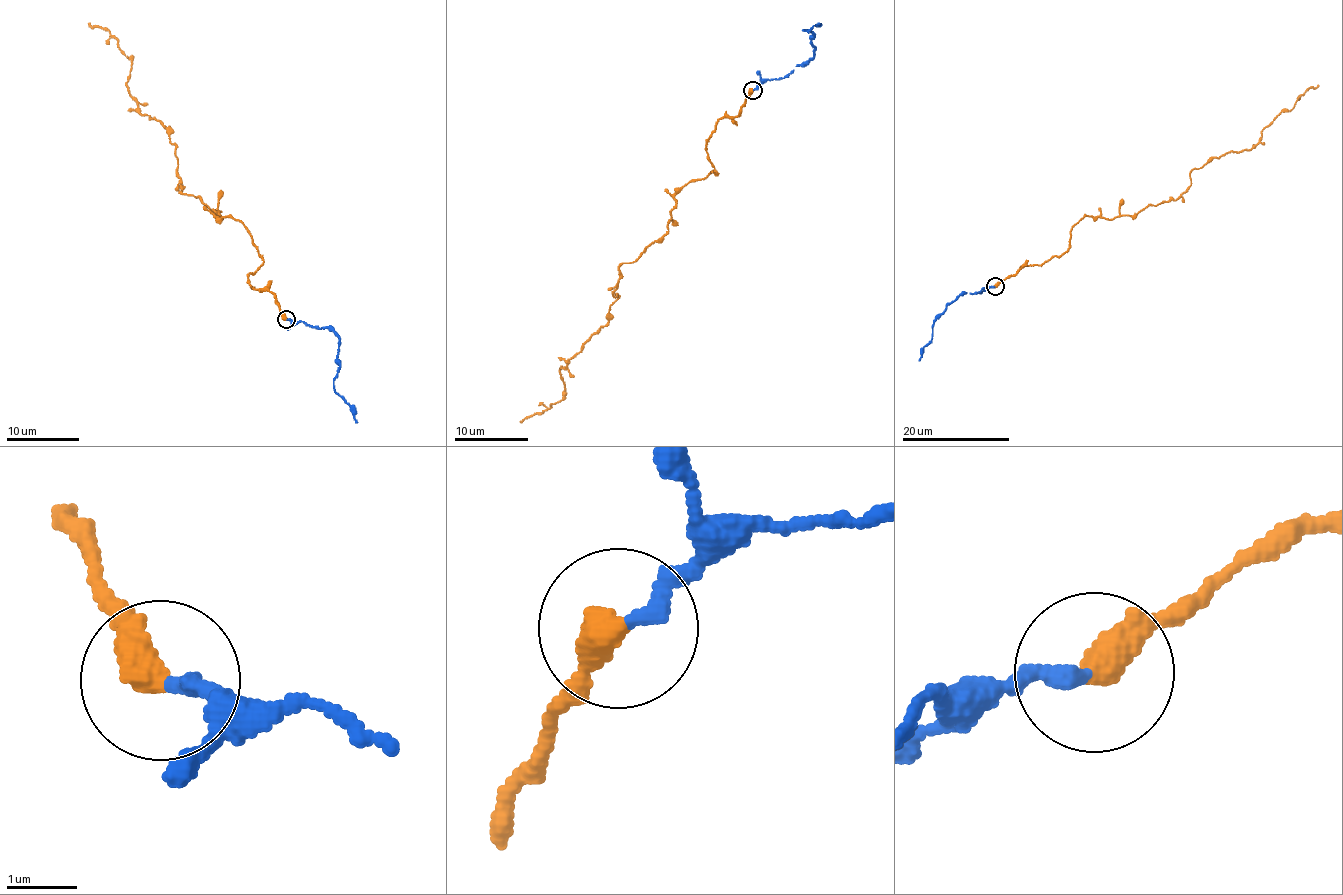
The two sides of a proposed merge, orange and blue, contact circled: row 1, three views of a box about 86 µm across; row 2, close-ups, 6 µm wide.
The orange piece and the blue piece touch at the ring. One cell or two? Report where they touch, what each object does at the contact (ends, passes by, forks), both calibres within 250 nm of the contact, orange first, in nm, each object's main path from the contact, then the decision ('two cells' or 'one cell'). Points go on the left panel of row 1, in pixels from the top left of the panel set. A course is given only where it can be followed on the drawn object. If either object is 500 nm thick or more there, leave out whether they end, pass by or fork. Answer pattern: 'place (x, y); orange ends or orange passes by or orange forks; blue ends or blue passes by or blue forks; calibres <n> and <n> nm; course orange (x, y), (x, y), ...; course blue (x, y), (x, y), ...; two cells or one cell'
place (286, 319); orange ends; blue ends; calibres 480 and 240 nm; course orange (286, 318), (248, 281), (263, 262), (242, 223), (182, 194), (170, 128), (141, 115), (131, 59), (87, 23); course blue (287, 318), (336, 332), (340, 369), (333, 388), (343, 397), (358, 422); one cell

